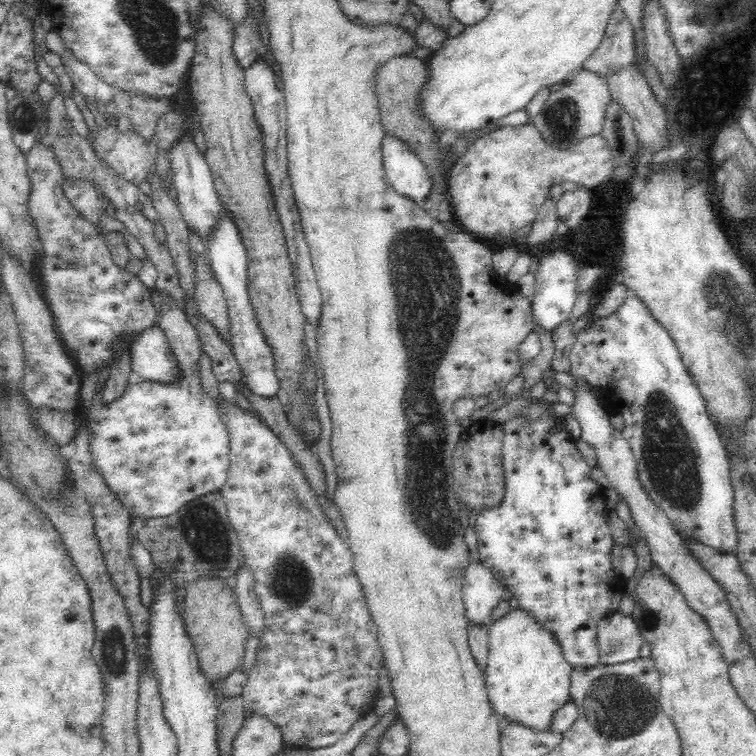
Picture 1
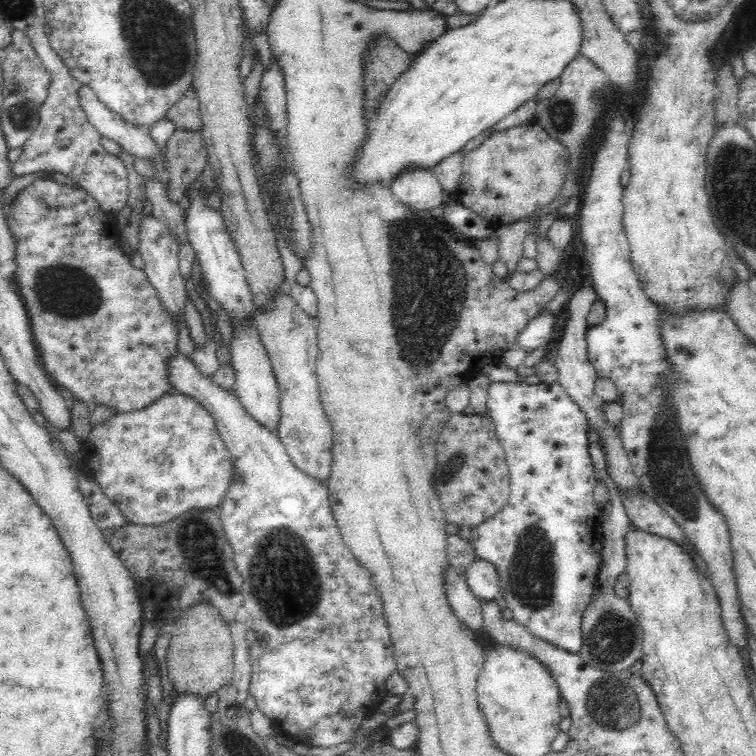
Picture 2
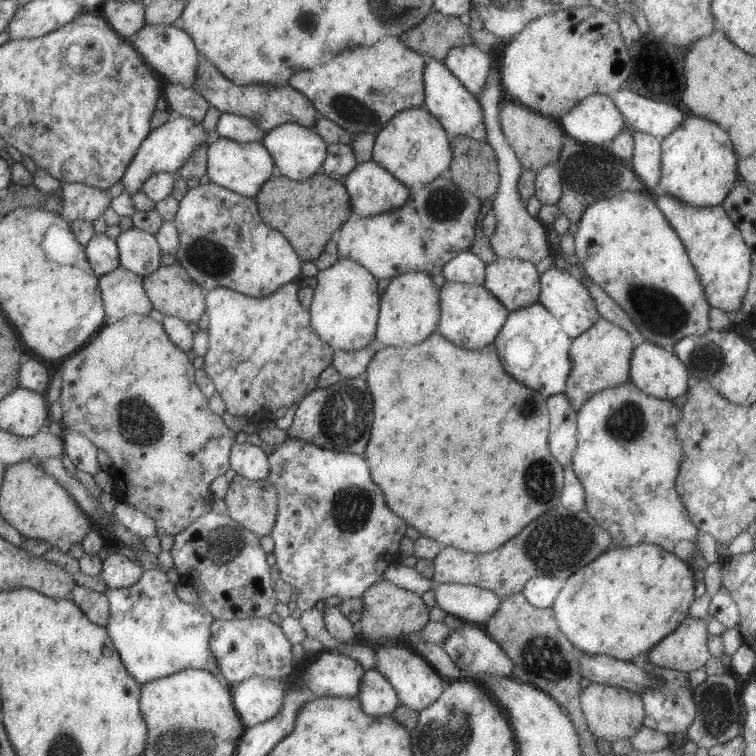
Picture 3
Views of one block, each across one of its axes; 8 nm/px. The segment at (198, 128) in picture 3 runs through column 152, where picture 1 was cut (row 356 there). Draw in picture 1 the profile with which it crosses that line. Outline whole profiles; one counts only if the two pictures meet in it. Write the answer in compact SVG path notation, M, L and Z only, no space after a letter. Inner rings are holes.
M156 323L140 330L128 350L131 372L144 381L170 383L177 378L177 360L165 332Z

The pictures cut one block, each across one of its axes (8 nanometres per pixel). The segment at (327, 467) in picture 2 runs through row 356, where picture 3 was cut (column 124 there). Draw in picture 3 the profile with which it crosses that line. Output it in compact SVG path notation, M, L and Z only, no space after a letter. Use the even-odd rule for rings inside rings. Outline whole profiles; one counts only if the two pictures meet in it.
M121 266L99 277L98 288L107 321L117 321L129 315L148 315L152 309L152 305L143 290L142 277L121 268Z

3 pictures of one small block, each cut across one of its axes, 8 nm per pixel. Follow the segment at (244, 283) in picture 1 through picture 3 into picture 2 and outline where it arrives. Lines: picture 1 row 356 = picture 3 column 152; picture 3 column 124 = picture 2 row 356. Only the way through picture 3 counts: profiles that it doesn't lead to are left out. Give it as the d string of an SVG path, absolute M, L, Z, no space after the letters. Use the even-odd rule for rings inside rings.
M255 313L248 314L248 318L232 318L232 328L228 346L232 355L231 368L236 376L236 382L233 385L234 392L248 414L252 414L252 418L266 429L277 431L280 423L280 388L268 352L261 341L255 323Z

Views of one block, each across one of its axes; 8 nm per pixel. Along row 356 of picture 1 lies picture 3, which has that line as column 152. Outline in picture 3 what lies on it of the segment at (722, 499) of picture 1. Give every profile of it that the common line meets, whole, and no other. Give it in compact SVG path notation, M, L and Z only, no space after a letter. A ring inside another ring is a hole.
M145 570L131 587L106 588L109 617L104 629L123 667L141 685L179 670L200 669L221 678L209 650L211 614L201 604L185 604L175 595L175 585L160 570Z

